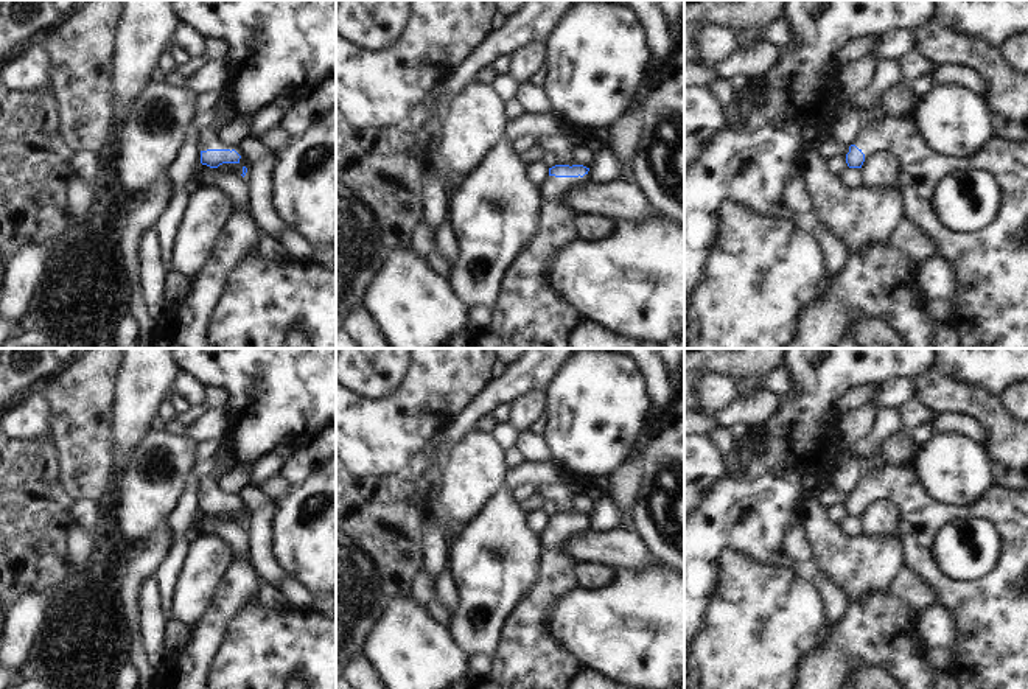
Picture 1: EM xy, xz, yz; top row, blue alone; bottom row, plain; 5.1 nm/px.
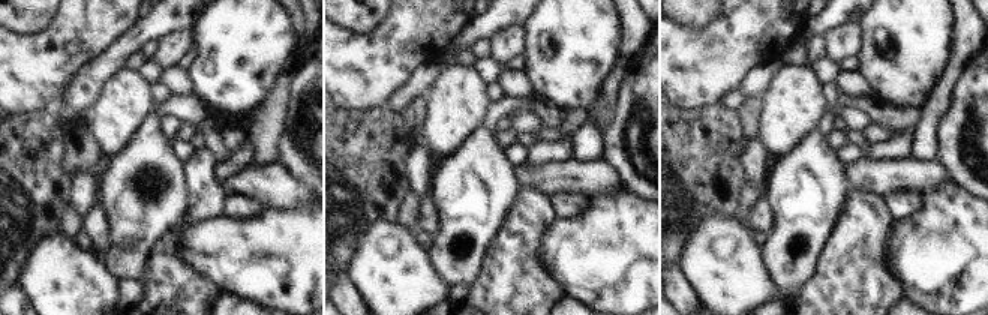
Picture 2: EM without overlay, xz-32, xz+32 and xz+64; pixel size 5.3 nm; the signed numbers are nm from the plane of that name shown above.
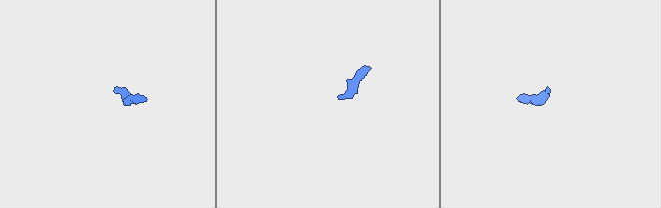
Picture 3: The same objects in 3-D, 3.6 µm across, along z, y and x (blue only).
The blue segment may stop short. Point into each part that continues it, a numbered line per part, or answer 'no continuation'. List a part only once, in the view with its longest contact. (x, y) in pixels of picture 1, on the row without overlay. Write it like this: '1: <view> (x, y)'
1: xz (527, 657)

